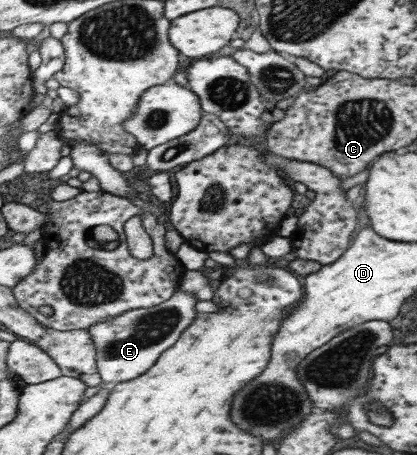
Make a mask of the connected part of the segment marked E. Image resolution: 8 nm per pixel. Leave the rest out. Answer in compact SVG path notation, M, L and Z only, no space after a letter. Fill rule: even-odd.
M178 291L160 305L134 309L88 328L88 332L94 338L94 344L97 345L98 369L103 384L118 385L136 379L144 375L148 369L152 369L162 353L170 349L180 339L180 335L194 323L196 315L199 315L196 312L196 305L196 294Z

